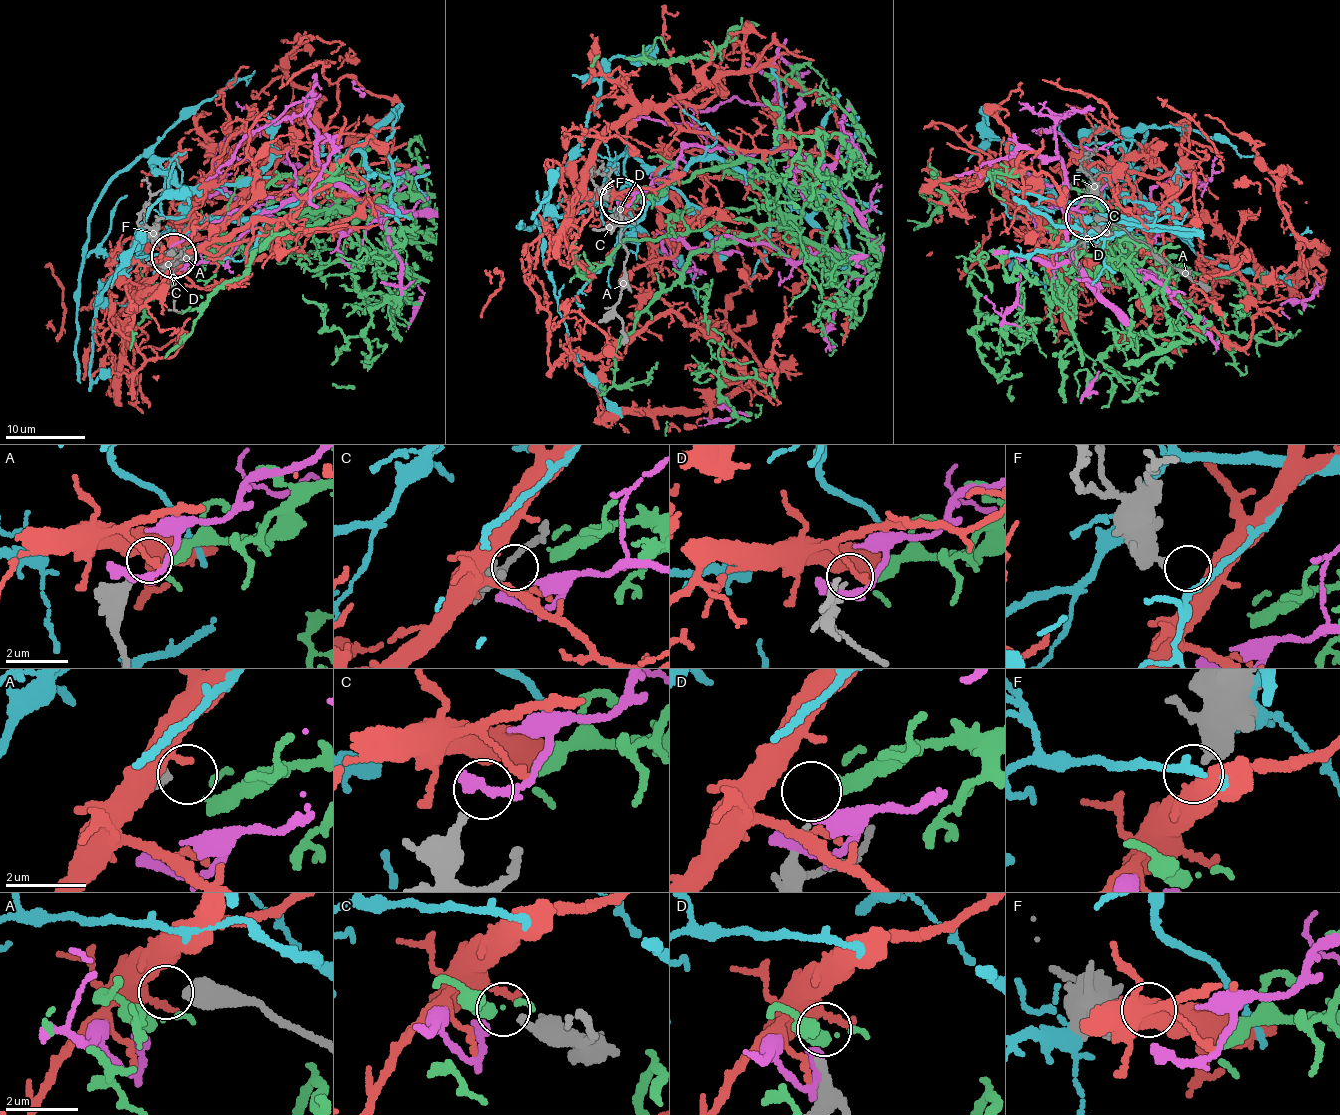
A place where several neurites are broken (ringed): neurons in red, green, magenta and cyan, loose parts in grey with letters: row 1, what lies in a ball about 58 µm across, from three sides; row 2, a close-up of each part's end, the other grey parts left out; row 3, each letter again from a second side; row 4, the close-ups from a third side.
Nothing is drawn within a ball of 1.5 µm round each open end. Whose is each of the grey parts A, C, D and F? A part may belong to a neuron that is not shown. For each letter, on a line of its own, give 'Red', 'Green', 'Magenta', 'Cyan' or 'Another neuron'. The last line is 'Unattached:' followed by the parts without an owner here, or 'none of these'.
A: Another neuron
C: Another neuron
D: Green
F: Red
Unattached: A, C

